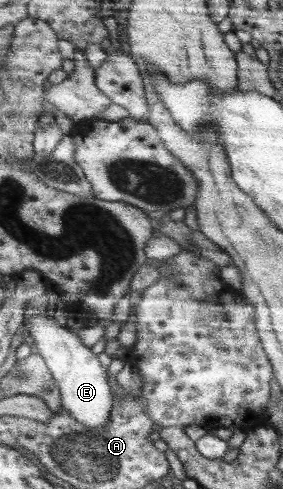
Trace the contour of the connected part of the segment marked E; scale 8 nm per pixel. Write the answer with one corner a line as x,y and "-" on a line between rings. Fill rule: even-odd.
44,314
26,319
26,329
32,335
35,351
42,355
58,381
63,396
63,408
89,429
104,428
112,417
112,391
108,387
108,375
94,355
82,342
79,335
68,327
59,325
54,317

